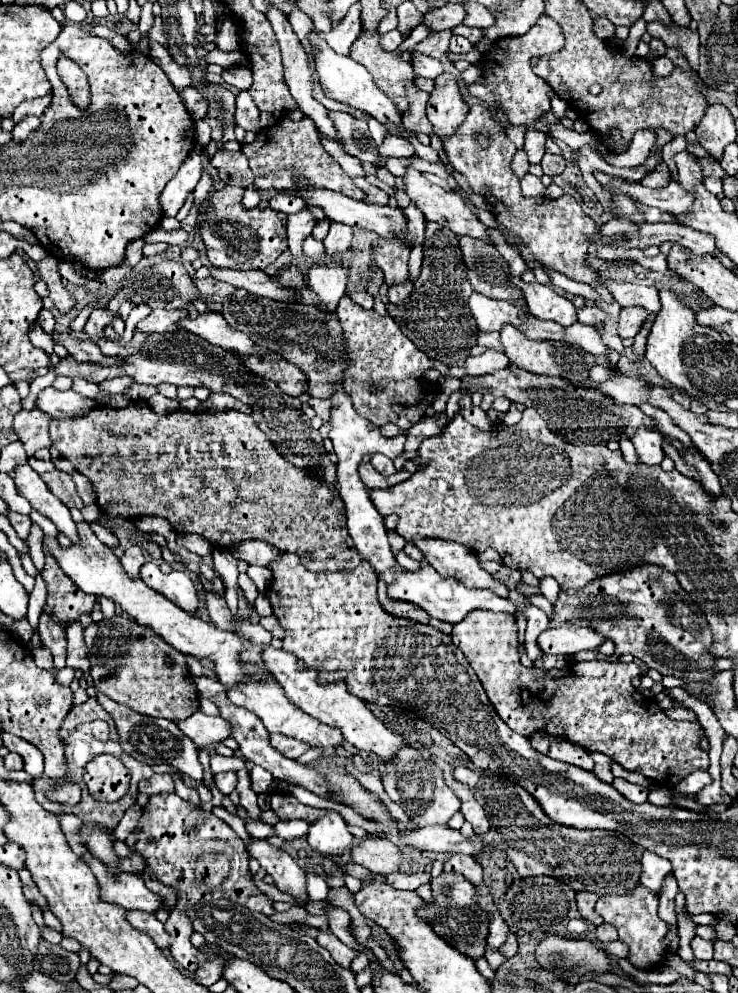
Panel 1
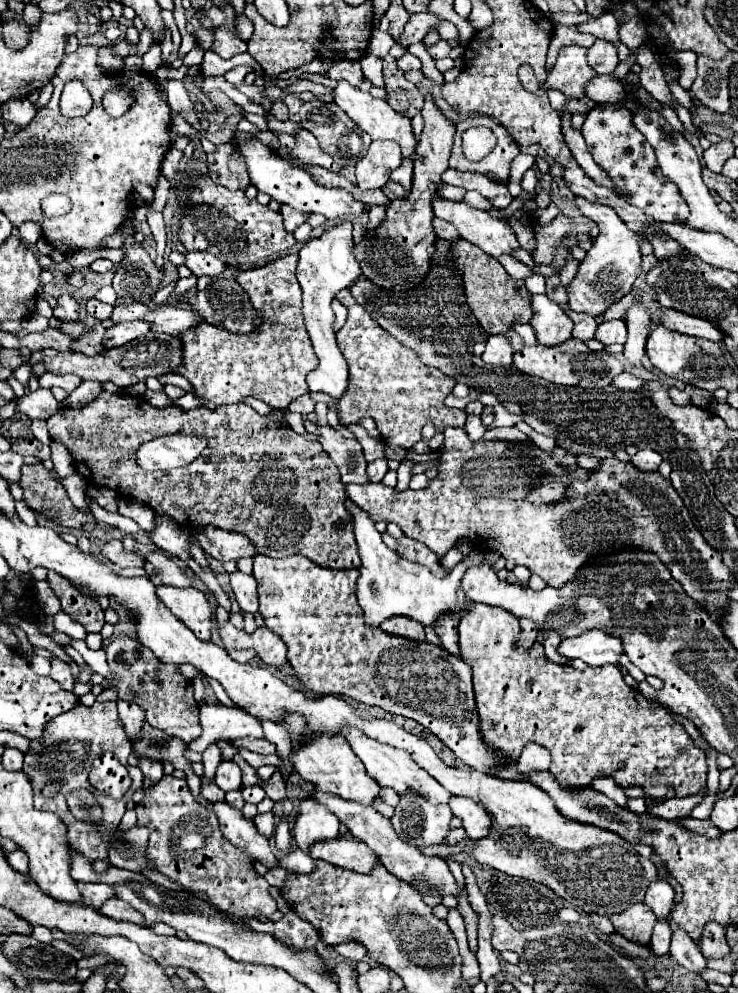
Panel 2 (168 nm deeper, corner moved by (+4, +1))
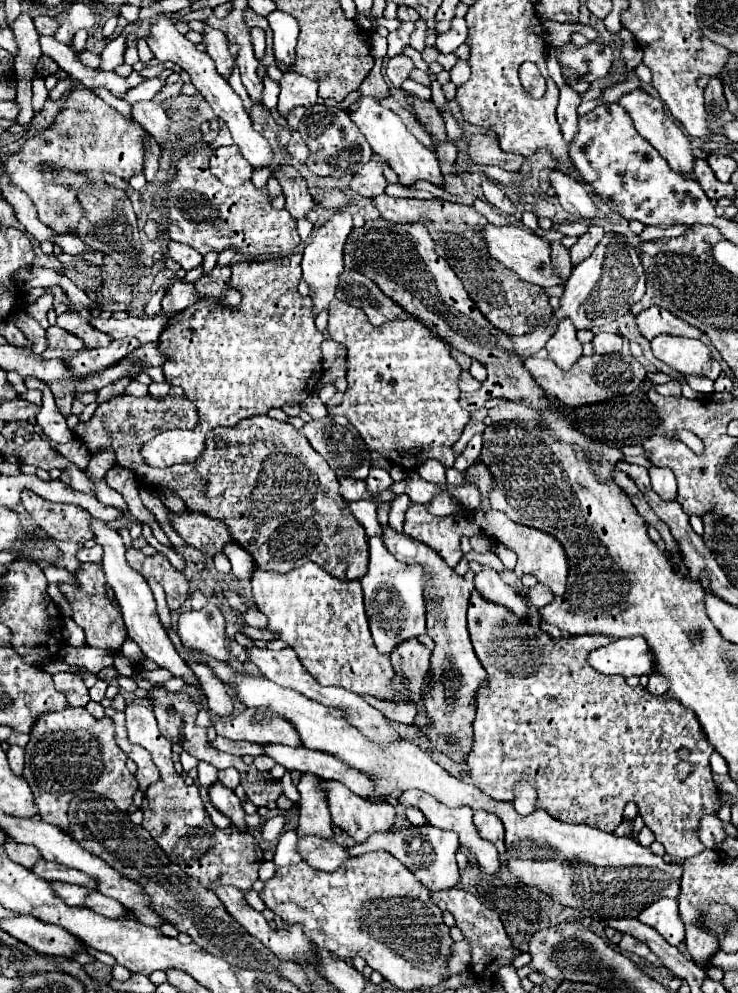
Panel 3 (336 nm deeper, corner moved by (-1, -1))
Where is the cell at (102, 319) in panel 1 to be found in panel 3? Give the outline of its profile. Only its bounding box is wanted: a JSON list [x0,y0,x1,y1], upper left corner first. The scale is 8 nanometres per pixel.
[47,325,83,349]

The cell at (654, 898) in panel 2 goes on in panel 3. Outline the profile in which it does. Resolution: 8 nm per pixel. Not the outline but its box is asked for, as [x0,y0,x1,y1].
[637,897,683,945]

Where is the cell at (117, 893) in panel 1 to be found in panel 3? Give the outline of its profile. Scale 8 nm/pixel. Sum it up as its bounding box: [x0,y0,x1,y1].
[51,883,95,905]

